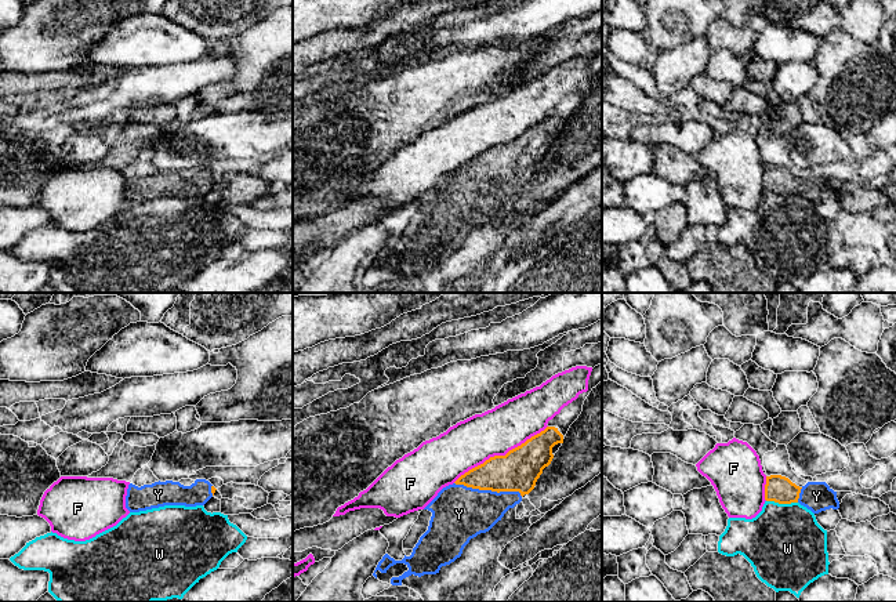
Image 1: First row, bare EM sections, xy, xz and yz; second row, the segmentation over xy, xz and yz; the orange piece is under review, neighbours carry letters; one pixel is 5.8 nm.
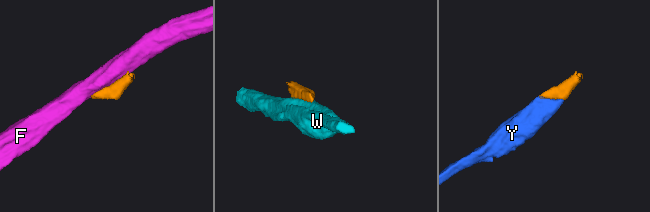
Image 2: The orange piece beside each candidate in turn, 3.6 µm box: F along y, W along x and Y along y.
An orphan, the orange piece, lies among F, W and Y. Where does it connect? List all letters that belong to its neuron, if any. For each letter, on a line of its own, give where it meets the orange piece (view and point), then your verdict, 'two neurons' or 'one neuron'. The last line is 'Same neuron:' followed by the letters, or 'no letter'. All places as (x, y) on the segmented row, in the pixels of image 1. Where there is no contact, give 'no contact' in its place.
F: meets orange in xz at (500, 456); two neurons
W: meets orange in yz at (782, 503); two neurons
Y: meets orange in xz at (489, 489); one neuron
Same neuron: Y

